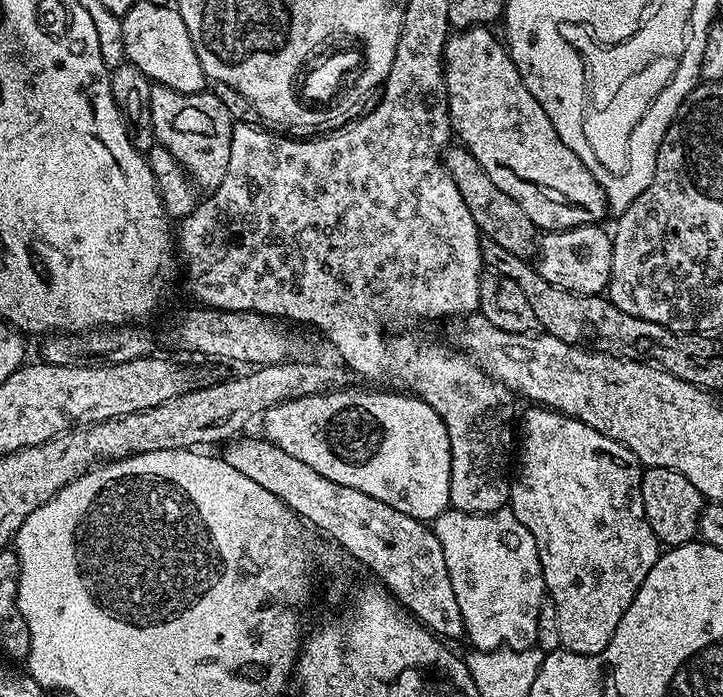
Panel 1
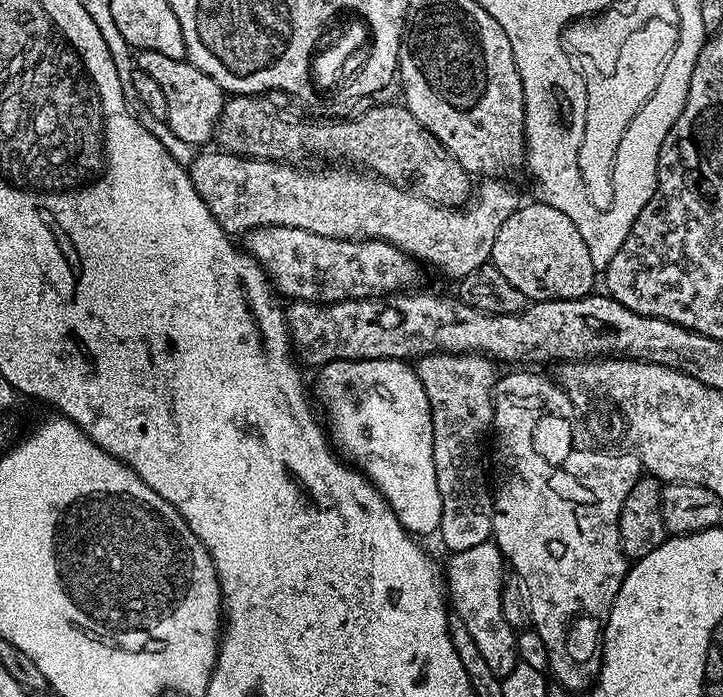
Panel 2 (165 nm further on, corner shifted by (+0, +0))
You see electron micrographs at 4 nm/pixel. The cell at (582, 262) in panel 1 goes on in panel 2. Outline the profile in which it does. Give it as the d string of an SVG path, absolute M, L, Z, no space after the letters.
M547 202L528 204L517 208L502 223L498 230L498 238L494 238L492 265L500 271L529 301L541 300L582 300L593 291L592 283L596 280L598 269L592 260L592 252L588 249L578 226L562 210L550 206Z

